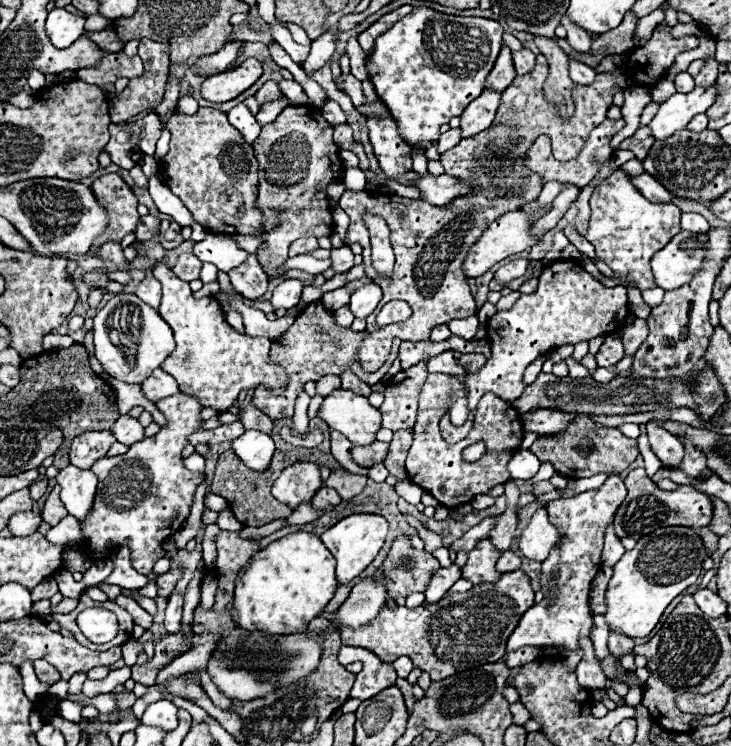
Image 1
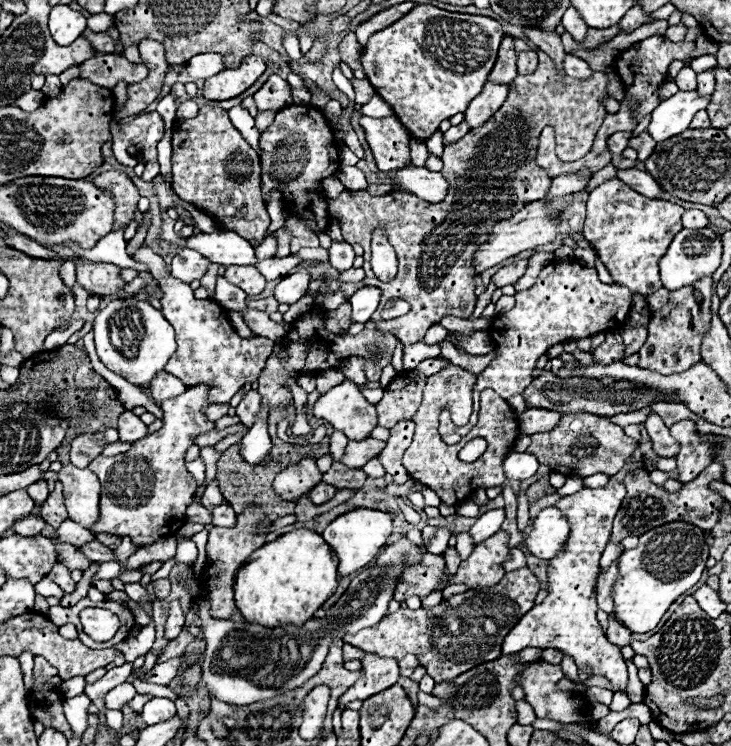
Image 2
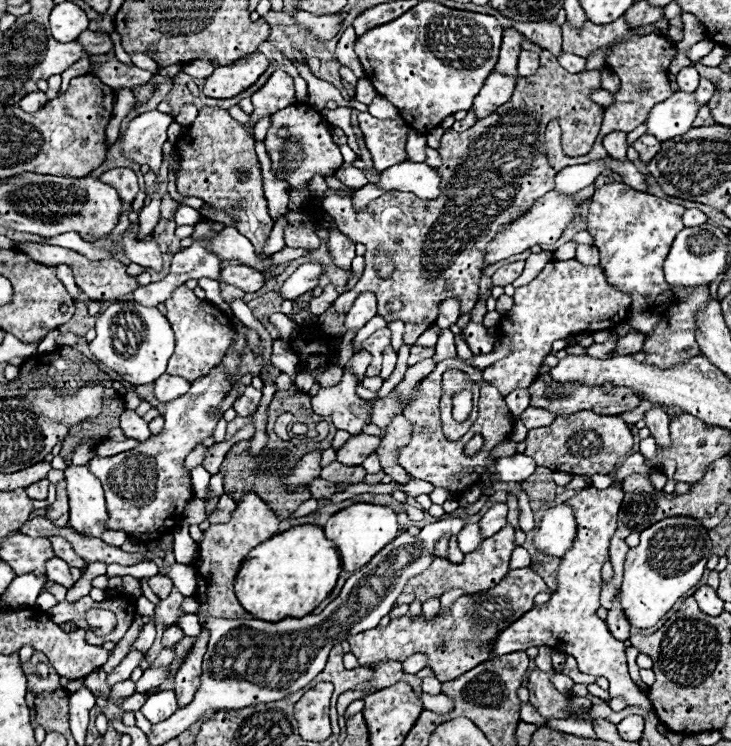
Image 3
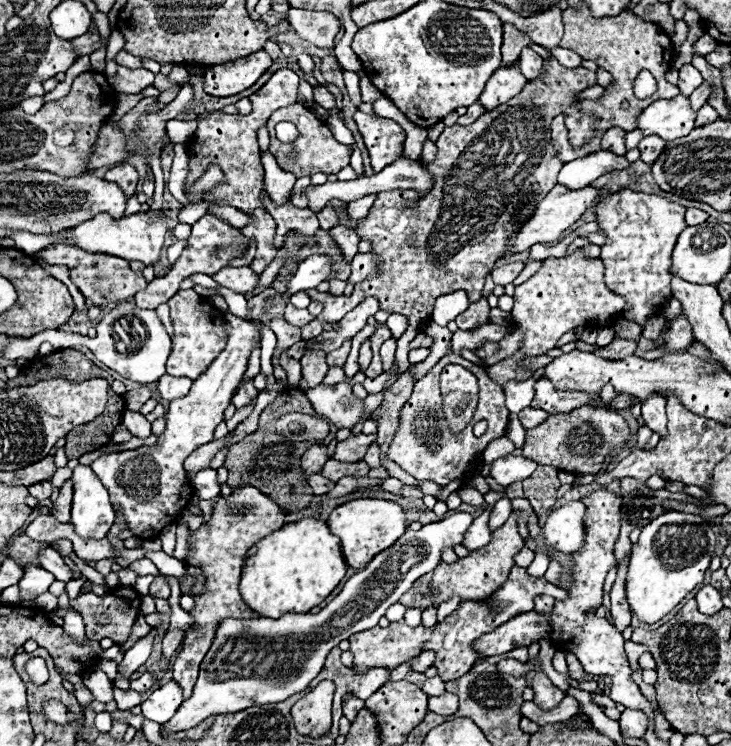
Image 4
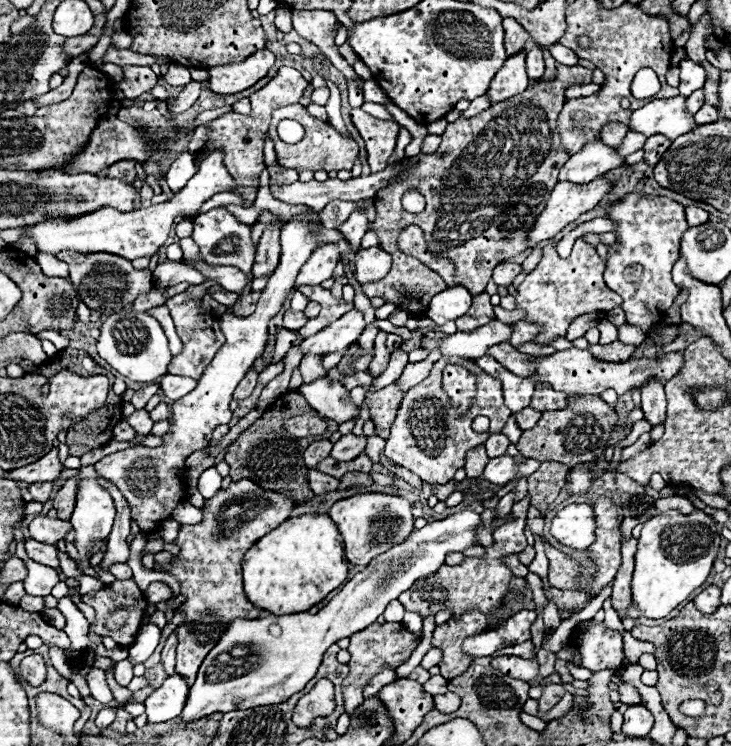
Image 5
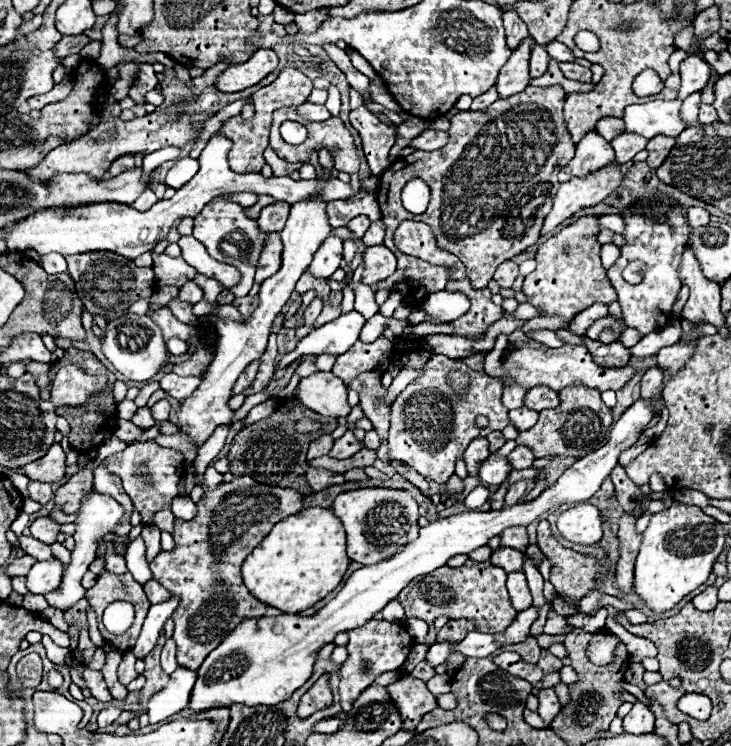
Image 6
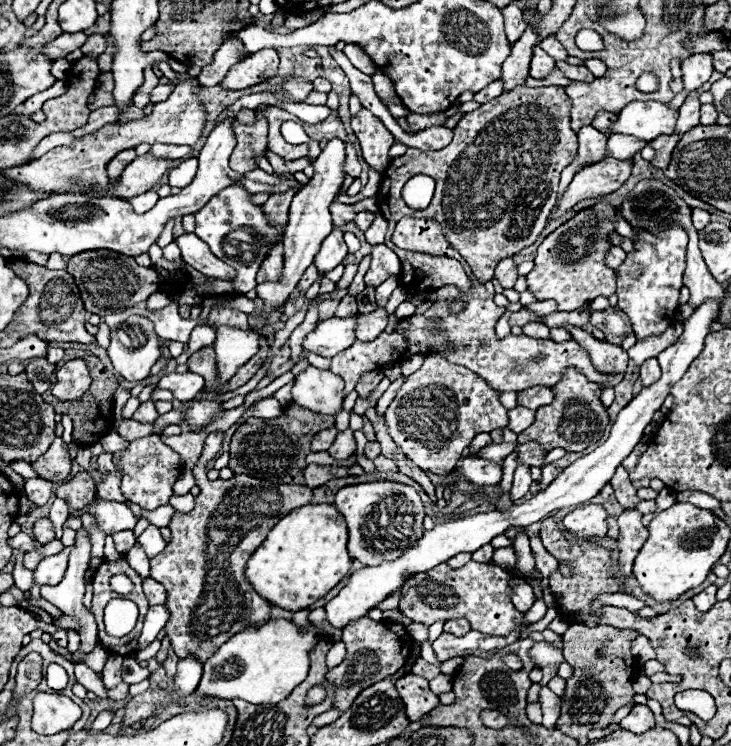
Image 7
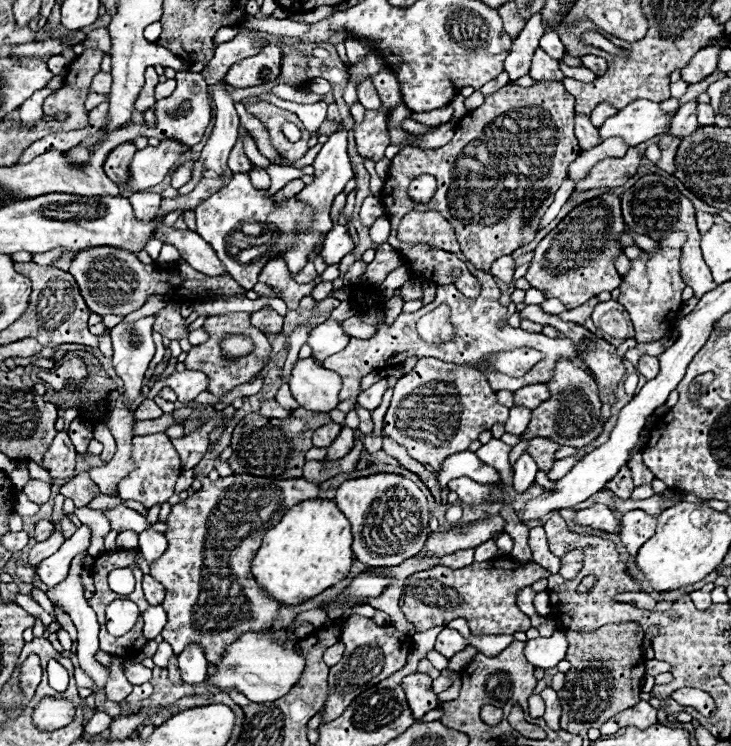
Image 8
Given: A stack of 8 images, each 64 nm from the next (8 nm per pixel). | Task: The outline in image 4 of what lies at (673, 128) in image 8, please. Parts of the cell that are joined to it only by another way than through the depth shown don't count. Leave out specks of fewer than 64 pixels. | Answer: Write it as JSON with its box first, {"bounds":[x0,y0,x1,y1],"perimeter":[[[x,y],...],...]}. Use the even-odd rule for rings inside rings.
{"bounds":[690,82,710,110],"perimeter":[[[704,82],[700,88],[696,88],[692,94],[690,94],[690,104],[694,110],[702,108],[706,102],[708,102],[708,96],[710,96],[710,84]]]}

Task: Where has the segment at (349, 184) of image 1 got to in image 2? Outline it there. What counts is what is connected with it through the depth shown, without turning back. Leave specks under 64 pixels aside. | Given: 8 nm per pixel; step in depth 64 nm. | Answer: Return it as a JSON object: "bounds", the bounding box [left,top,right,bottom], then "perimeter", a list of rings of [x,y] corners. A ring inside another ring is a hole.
{"bounds":[336,164,368,190],"perimeter":[[[341,164],[336,177],[348,190],[364,190],[368,186],[365,174],[356,166]]]}

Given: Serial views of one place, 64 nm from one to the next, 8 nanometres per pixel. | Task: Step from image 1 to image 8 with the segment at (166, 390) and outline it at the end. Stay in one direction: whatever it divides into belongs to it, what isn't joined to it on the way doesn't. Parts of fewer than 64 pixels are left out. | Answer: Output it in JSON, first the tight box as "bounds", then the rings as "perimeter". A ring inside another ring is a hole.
{"bounds":[131,370,208,411],"perimeter":[[[184,370],[184,372],[174,372],[162,380],[158,380],[154,384],[154,388],[149,391],[145,397],[142,394],[138,396],[131,407],[132,411],[135,411],[137,407],[146,398],[153,399],[154,394],[158,394],[162,388],[172,388],[178,396],[180,402],[192,402],[200,392],[204,392],[208,388],[208,376],[204,376],[204,372],[194,372],[194,370]]]}

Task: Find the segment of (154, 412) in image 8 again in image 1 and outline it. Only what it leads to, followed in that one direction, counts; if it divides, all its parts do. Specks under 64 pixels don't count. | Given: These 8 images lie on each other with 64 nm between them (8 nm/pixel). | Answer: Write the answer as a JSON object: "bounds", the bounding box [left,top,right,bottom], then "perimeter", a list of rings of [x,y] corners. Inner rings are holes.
{"bounds":[110,414,144,446],"perimeter":[[[128,414],[120,416],[116,420],[116,424],[110,428],[110,432],[116,436],[116,440],[120,444],[126,444],[126,446],[144,440],[144,428],[140,426],[140,422],[136,418],[130,418]]]}

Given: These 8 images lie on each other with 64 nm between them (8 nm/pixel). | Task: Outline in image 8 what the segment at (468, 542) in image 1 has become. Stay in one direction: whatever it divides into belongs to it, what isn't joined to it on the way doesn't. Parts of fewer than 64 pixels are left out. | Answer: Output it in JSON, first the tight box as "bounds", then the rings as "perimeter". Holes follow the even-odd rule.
{"bounds":[512,454,538,494],"perimeter":[[[522,454],[518,458],[518,462],[514,464],[514,484],[512,484],[518,494],[526,492],[532,486],[536,470],[538,470],[538,466],[534,464],[534,460],[528,454]]]}

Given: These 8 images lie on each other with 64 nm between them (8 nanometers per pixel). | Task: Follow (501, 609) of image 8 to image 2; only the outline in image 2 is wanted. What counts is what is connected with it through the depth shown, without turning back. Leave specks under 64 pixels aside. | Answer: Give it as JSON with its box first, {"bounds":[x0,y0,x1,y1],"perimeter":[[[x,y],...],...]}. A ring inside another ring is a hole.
{"bounds":[394,532,508,602],"perimeter":[[[496,532],[486,542],[476,544],[468,560],[464,560],[458,568],[458,574],[448,580],[448,584],[466,584],[470,588],[476,586],[492,586],[500,582],[504,576],[502,562],[508,556],[508,534]],[[424,554],[420,558],[420,564],[414,564],[404,572],[400,578],[400,584],[396,584],[394,600],[402,602],[410,596],[428,596],[432,590],[438,588],[438,584],[444,578],[444,558],[436,554]]]}

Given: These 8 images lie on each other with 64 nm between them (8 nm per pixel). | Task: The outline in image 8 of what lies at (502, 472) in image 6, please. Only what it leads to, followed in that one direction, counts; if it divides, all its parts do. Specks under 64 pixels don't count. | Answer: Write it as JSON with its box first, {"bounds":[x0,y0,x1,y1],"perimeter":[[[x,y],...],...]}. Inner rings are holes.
{"bounds":[438,450,500,489],"perimeter":[[[468,450],[448,456],[448,460],[444,460],[442,470],[438,474],[440,474],[438,478],[440,489],[446,488],[446,484],[452,478],[460,478],[460,476],[468,476],[470,480],[476,480],[478,484],[500,482],[500,474],[496,472],[496,468],[482,464],[482,460],[474,452],[468,452]]]}

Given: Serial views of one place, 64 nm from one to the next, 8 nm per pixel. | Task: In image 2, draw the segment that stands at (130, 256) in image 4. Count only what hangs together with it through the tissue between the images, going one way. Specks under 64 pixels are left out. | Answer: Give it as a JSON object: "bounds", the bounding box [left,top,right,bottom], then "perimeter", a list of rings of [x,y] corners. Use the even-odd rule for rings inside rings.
{"bounds":[132,246,272,404],"perimeter":[[[140,246],[132,256],[136,262],[148,266],[150,274],[158,280],[164,296],[162,296],[162,314],[176,330],[178,348],[164,366],[164,370],[182,380],[186,388],[196,384],[208,384],[208,402],[212,404],[228,404],[232,396],[246,384],[252,384],[260,378],[260,372],[266,368],[266,360],[272,352],[268,352],[268,338],[240,338],[232,324],[228,322],[226,310],[214,300],[198,300],[192,294],[190,284],[180,280],[172,280],[168,276],[164,260],[154,254],[150,248]]]}

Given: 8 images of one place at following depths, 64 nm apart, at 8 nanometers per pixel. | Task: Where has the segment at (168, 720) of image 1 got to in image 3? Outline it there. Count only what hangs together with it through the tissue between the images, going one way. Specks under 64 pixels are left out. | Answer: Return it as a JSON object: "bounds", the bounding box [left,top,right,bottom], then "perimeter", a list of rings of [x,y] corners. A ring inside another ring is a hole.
{"bounds":[142,690,176,724],"perimeter":[[[164,690],[160,694],[152,694],[148,696],[146,704],[142,706],[142,714],[152,722],[158,724],[160,720],[166,720],[168,716],[172,716],[172,712],[176,712],[176,694],[172,690]]]}

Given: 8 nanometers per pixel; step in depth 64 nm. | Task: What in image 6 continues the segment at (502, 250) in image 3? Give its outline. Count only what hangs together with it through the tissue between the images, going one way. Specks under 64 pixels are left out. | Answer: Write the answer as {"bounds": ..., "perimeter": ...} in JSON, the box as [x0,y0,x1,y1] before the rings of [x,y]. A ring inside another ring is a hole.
{"bounds":[540,164,624,234],"perimeter":[[[610,164],[586,178],[572,178],[570,182],[560,184],[556,198],[552,202],[552,210],[544,218],[540,234],[554,232],[564,220],[568,220],[580,208],[600,204],[620,186],[622,178],[624,176],[620,174],[620,164]]]}

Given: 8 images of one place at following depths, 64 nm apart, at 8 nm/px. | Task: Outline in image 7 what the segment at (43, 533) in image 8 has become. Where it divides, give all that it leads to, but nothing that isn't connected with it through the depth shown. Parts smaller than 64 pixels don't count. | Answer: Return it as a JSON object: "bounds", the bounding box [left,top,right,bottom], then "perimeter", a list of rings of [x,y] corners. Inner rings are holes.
{"bounds":[32,518,54,544],"perimeter":[[[48,518],[36,520],[32,532],[34,532],[34,538],[38,542],[42,542],[42,544],[48,544],[48,540],[54,540],[54,526],[52,526],[52,522]]]}

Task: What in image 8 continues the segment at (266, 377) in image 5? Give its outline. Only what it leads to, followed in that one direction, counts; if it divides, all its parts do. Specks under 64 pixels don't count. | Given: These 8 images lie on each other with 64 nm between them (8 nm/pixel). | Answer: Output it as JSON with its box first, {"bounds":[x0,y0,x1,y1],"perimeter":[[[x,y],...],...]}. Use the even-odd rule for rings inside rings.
{"bounds":[308,320,350,360],"perimeter":[[[326,320],[310,332],[308,346],[312,348],[312,356],[316,360],[326,360],[328,356],[344,350],[348,346],[348,340],[350,336],[342,330],[342,322]]]}

